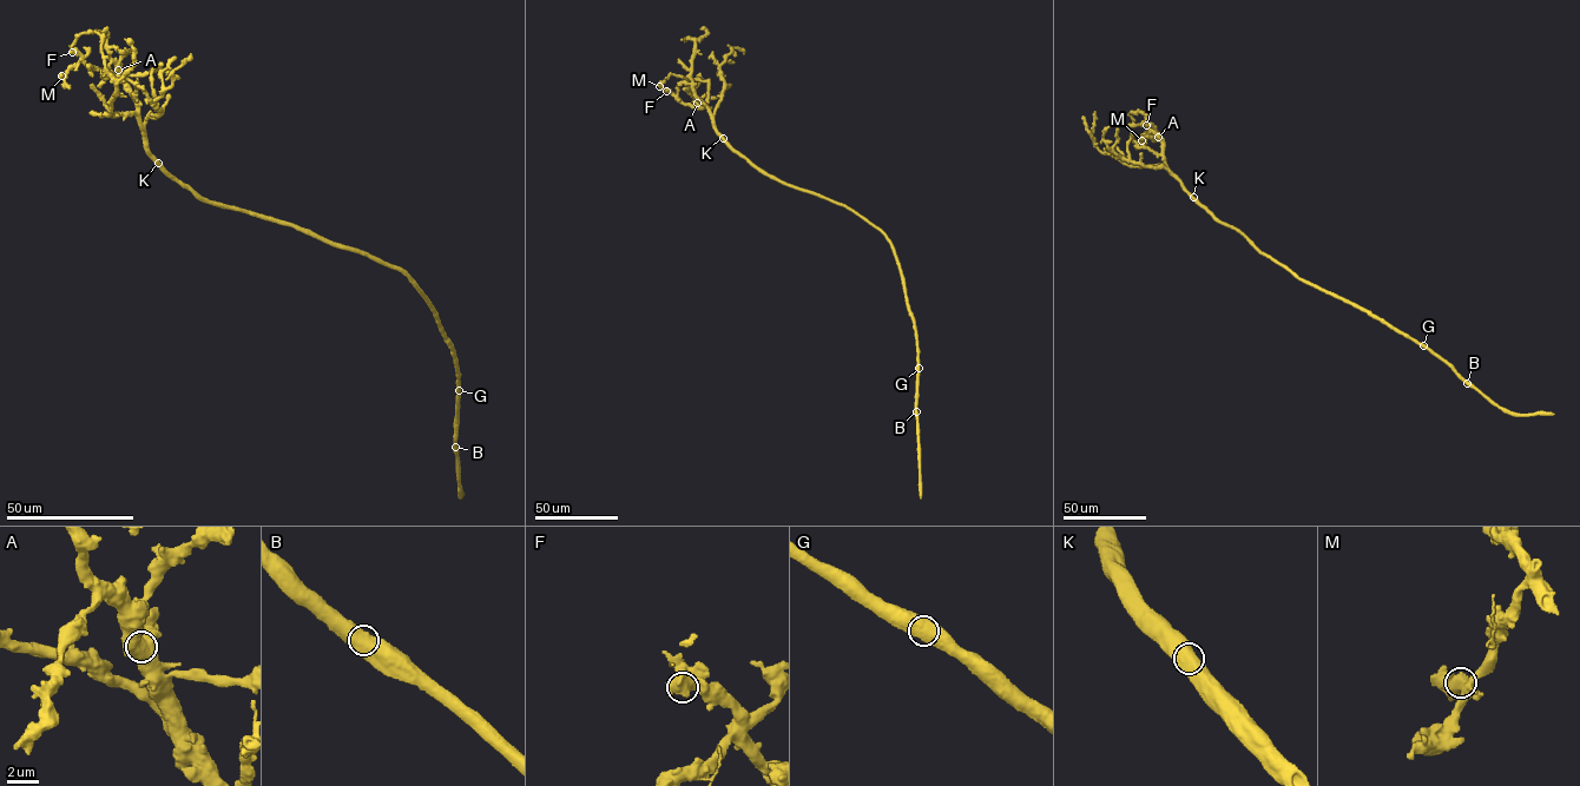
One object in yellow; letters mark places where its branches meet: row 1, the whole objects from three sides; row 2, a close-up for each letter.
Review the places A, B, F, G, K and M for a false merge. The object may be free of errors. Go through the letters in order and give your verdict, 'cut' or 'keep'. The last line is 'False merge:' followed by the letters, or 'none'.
A: keep
B: keep
F: keep
G: keep
K: keep
M: keep
False merge: none

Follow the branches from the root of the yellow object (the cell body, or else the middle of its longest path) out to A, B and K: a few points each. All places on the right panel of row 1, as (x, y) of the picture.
A: (1274, 259), (1239, 231), (1218, 220), (1186, 190), (1166, 165), (1158, 137)
B: (1274, 259), (1301, 278), (1369, 311), (1424, 344), (1467, 383)
K: (1274, 259), (1193, 197)

